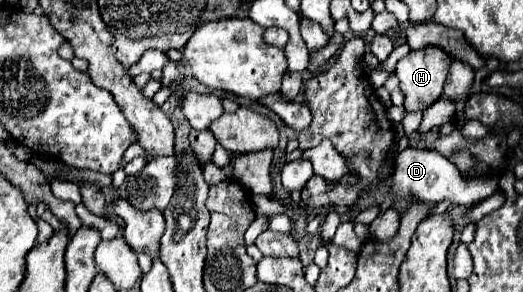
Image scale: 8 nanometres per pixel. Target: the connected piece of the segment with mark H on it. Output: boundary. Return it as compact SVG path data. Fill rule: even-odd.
M436 46L410 50L396 66L400 90L406 94L404 108L408 112L426 110L434 104L444 88L452 58Z

